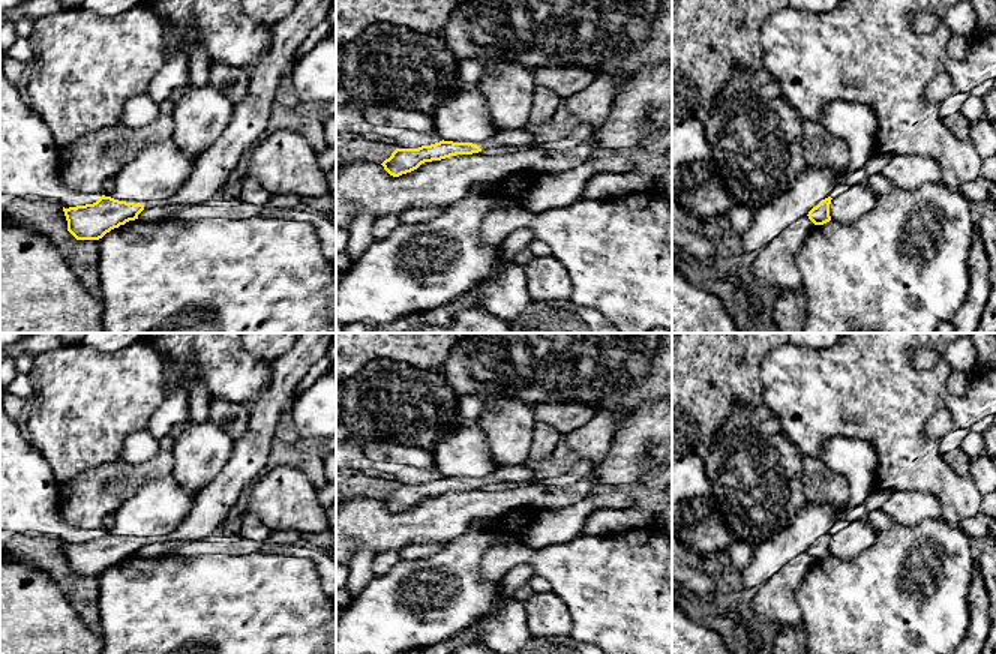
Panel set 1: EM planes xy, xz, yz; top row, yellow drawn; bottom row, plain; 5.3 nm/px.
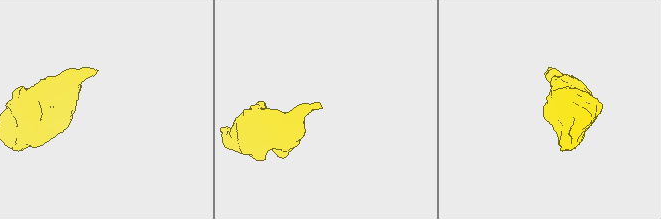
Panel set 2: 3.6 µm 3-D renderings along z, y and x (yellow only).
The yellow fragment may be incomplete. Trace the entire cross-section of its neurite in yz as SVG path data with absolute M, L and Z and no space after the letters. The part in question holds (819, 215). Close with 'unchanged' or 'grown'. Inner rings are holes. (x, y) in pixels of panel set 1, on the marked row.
M831 196L822 200L816 207L813 207L808 212L807 216L814 225L824 225L831 220L831 216L830 216L831 200L832 200Z | unchanged

